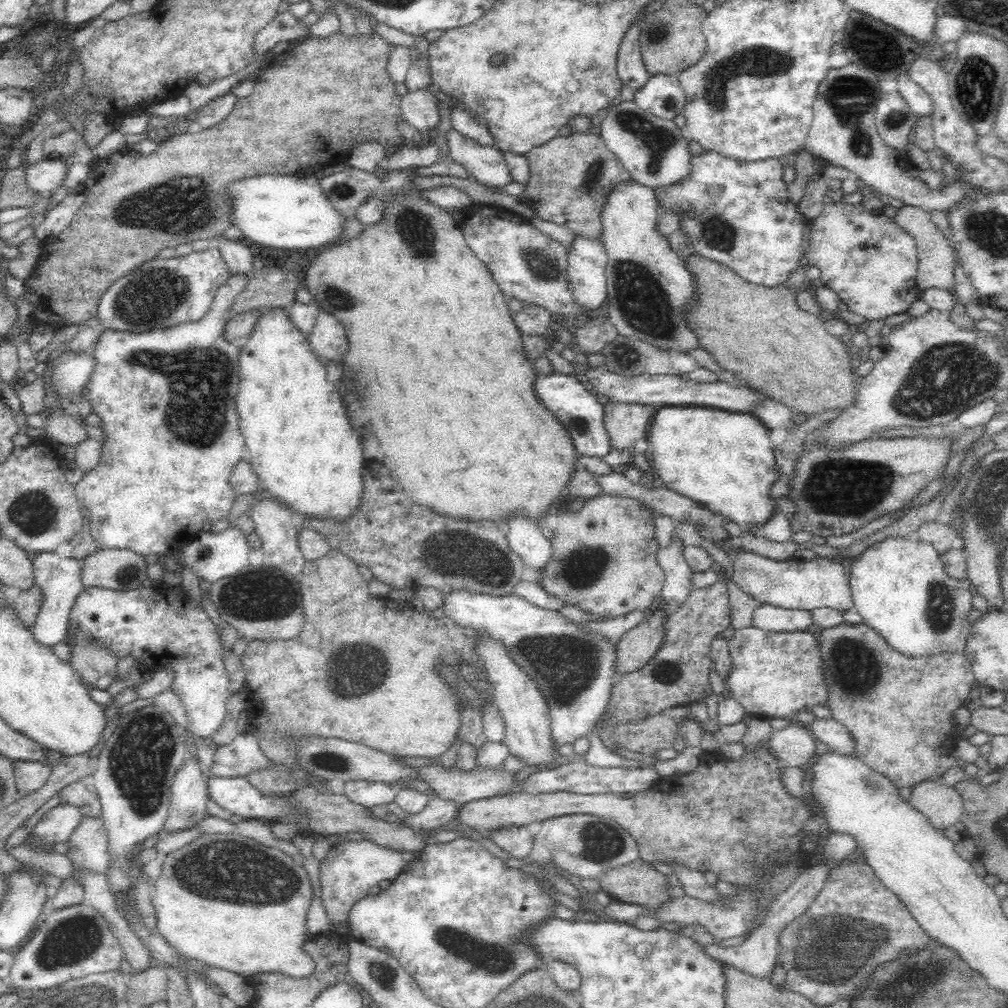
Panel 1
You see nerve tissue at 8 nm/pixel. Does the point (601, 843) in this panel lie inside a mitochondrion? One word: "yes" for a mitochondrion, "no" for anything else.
yes

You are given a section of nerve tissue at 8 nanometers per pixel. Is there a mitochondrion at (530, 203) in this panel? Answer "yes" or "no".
no

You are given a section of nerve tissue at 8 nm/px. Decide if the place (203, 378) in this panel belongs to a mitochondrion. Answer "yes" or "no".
yes

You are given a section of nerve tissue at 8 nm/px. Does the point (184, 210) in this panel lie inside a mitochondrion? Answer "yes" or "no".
yes

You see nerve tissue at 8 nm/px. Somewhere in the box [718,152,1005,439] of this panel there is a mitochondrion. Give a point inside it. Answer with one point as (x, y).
(945, 375)

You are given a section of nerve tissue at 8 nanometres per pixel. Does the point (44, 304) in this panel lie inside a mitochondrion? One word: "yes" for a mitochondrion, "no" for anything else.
no

